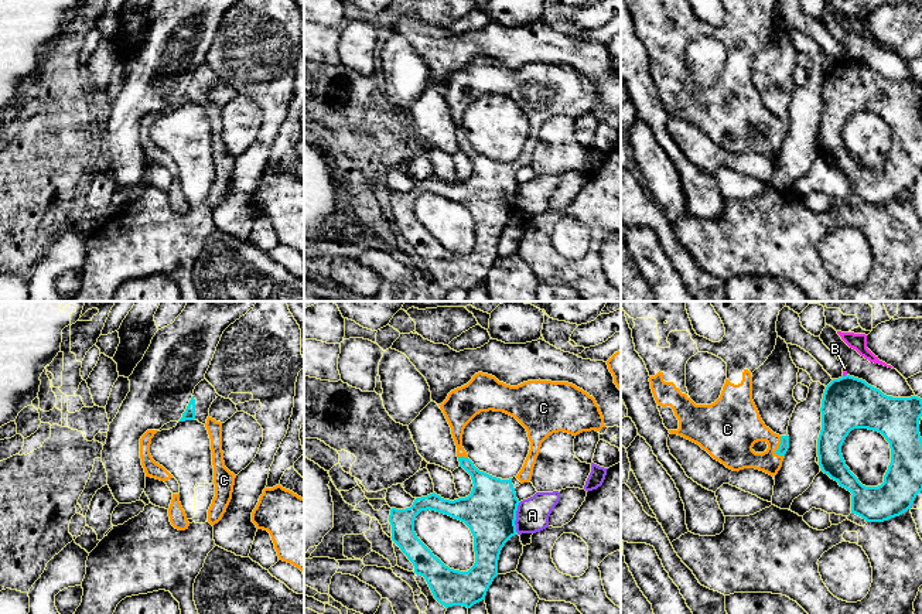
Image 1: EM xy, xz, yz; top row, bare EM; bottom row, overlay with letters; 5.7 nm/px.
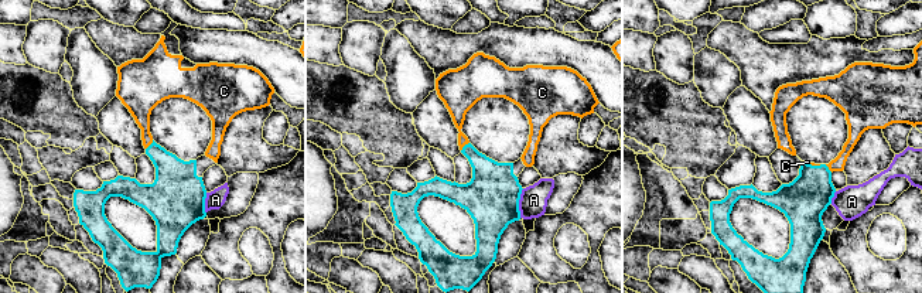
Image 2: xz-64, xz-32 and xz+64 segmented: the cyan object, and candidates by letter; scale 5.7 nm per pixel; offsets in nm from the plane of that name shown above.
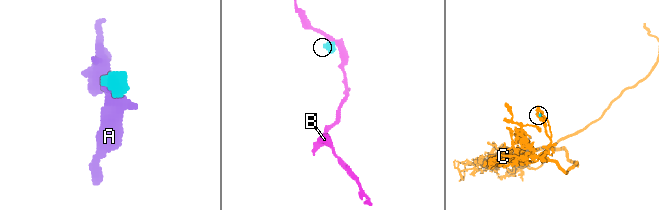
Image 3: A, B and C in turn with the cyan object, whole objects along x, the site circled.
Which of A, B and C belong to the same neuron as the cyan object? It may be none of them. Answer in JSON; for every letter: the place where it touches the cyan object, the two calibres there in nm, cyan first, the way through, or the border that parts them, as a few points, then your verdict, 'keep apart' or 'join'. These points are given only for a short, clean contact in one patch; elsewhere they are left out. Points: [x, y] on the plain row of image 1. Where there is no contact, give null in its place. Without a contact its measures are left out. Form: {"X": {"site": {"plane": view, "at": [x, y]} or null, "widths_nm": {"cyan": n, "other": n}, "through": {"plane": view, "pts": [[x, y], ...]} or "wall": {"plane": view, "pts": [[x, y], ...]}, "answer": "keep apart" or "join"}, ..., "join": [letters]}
{"A": {"site": {"plane": "xz", "at": [515, 201]}, "widths_nm": {"cyan": 300, "other": 190}, "wall": {"plane": "xz", "pts": [[519, 186], [515, 194], [516, 215]]}, "answer": "keep apart"}, "B": {"site": {"plane": "yz", "at": [846, 58]}, "widths_nm": {"cyan": 300, "other": 30}, "wall": {"plane": "yz", "pts": [[846, 57], [843, 60]]}, "answer": "keep apart"}, "C": {"site": {"plane": "yz", "at": [778, 132]}, "widths_nm": {"cyan": 60, "other": 240}, "through": {"plane": "yz", "pts": [[784, 129], [778, 132], [764, 116], [740, 111]]}, "answer": "join"}, "join": ["C"]}

